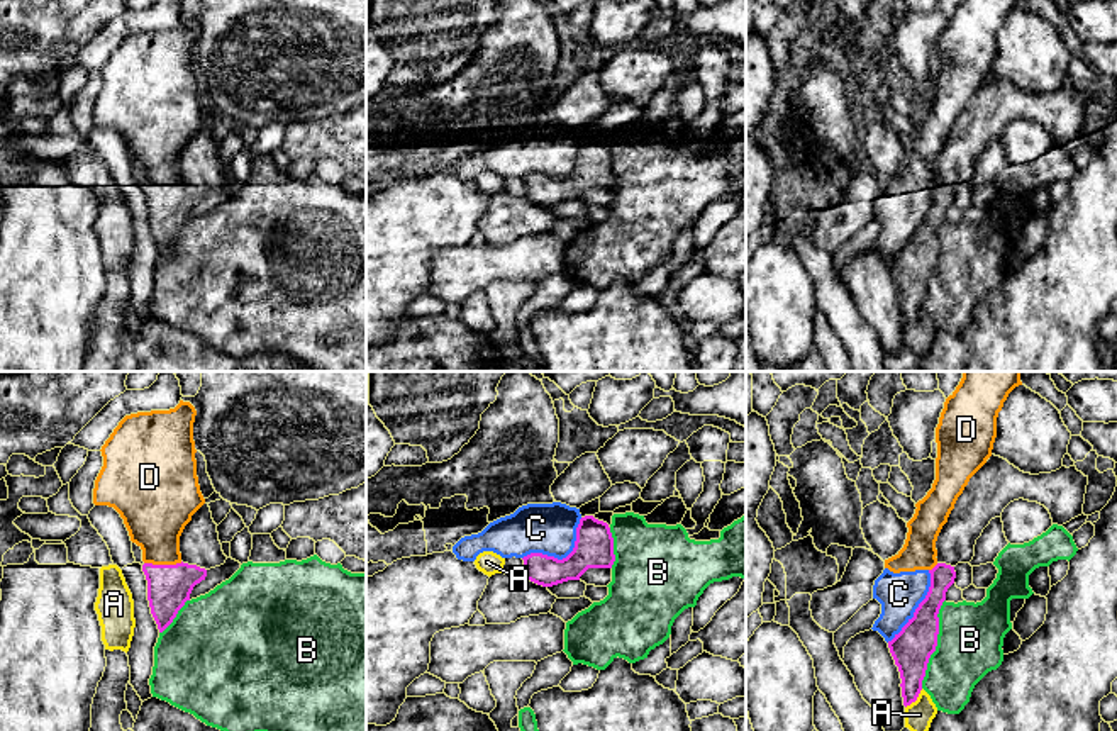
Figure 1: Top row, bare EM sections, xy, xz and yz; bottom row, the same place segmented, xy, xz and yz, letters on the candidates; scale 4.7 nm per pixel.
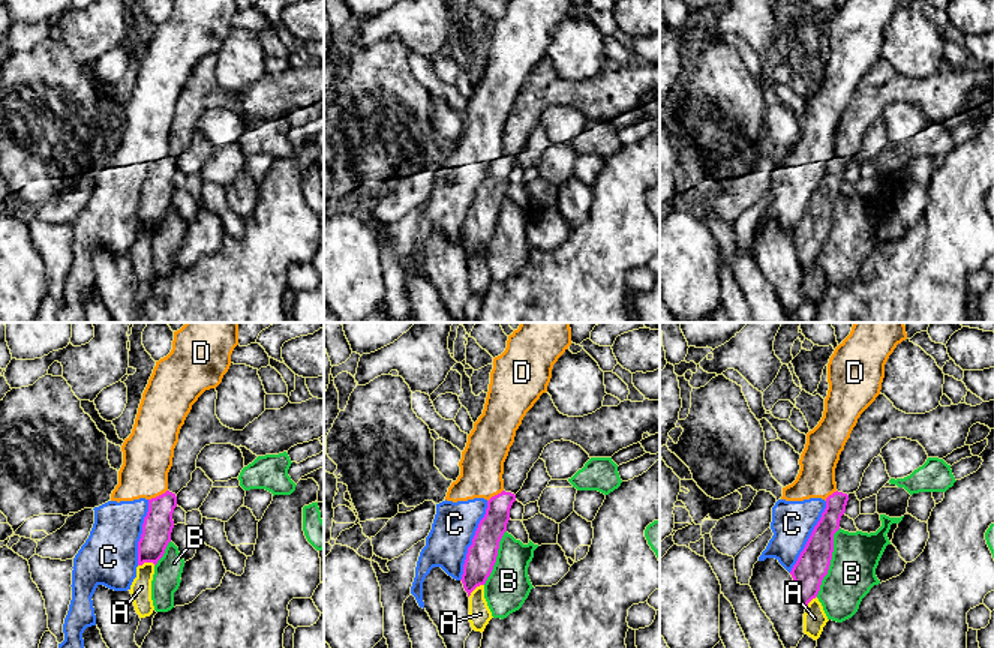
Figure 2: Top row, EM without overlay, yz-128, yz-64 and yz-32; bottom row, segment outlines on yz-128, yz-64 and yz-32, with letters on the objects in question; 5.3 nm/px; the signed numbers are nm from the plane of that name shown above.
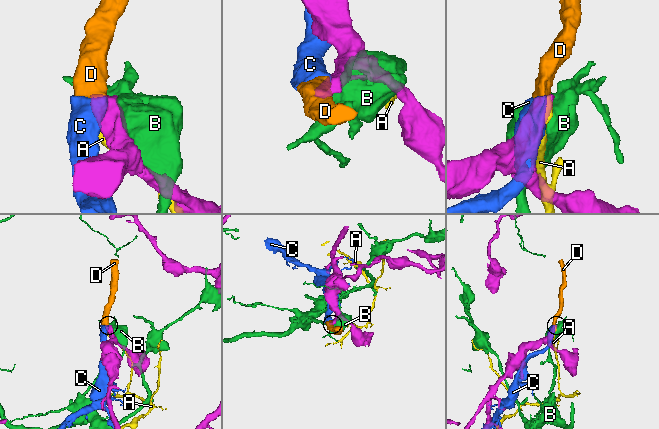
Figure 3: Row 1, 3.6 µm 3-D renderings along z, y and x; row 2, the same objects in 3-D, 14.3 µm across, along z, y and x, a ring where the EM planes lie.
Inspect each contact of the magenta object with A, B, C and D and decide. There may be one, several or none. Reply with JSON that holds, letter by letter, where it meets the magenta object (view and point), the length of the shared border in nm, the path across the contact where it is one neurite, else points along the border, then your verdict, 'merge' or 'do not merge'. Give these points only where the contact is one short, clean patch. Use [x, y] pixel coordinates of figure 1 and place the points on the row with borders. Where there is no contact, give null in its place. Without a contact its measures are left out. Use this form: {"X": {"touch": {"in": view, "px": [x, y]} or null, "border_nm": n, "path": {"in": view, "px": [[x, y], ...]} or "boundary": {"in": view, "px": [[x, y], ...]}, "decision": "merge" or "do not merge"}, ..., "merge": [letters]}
{"A": {"touch": {"in": "yz", "px": [916, 699]}, "border_nm": 130, "decision": "do not merge"}, "B": {"touch": {"in": "yz", "px": [936, 643]}, "border_nm": 440, "decision": "do not merge"}, "C": {"touch": {"in": "xz", "px": [563, 558]}, "border_nm": 340, "decision": "do not merge"}, "D": {"touch": {"in": "xy", "px": [163, 565]}, "border_nm": 180, "boundary": {"in": "xy", "px": [[182, 562], [144, 563]]}, "decision": "do not merge"}, "merge": []}

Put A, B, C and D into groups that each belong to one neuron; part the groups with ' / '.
A / B / C D

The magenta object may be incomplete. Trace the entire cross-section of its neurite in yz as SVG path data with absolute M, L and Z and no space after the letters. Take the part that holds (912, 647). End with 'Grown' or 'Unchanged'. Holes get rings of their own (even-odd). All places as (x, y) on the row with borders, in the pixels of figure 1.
M995 455L970 478L937 536L937 565L929 570L929 592L914 617L888 641L900 672L905 707L922 690L929 658L937 646L937 614L956 578L954 566L973 560L976 539L990 521L1000 517L1010 502L1024 499L1044 505L1053 524L1063 526L1083 514L1086 485L1088 477L1075 465L1031 475Z. Grown

